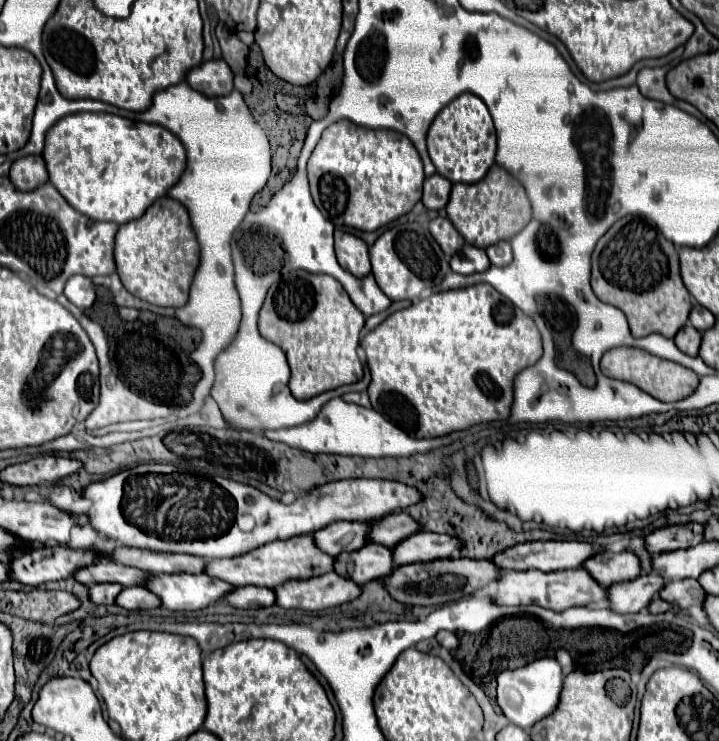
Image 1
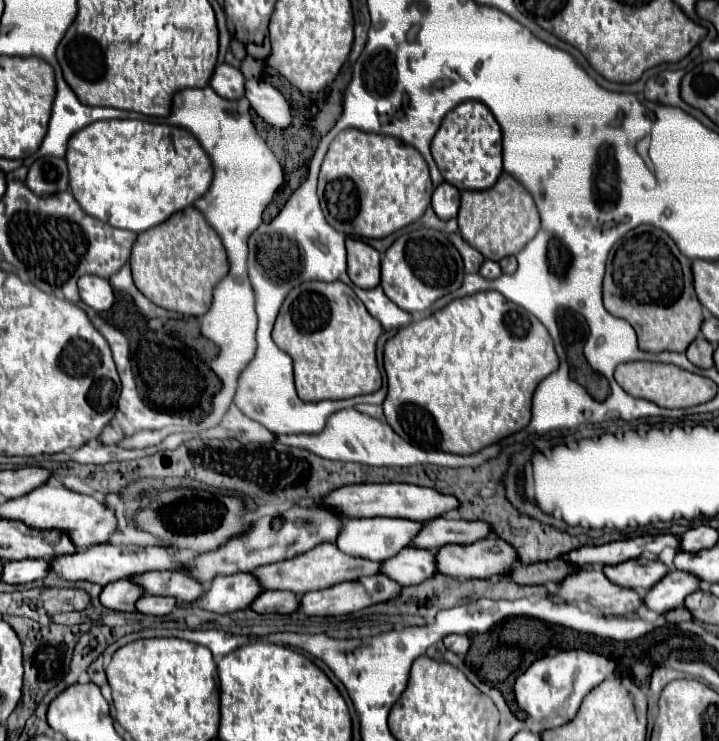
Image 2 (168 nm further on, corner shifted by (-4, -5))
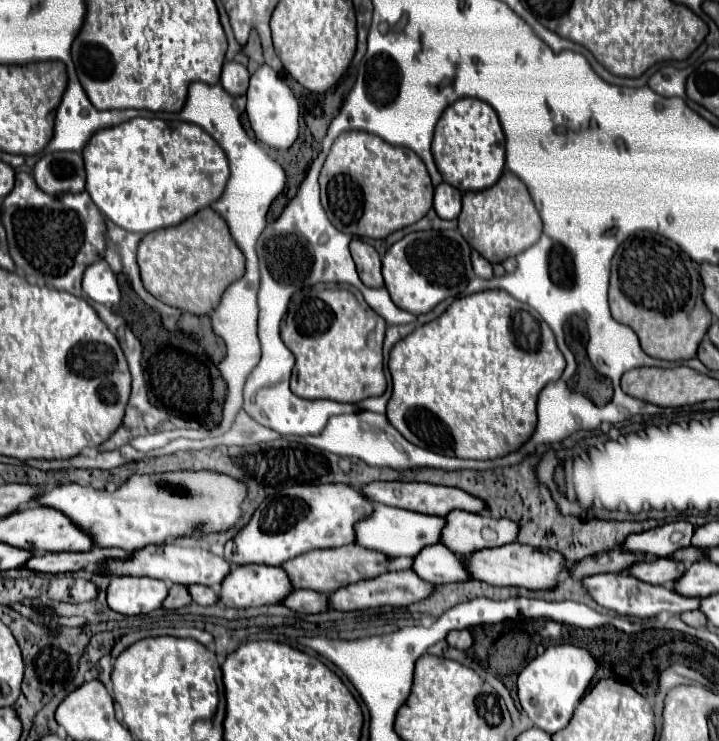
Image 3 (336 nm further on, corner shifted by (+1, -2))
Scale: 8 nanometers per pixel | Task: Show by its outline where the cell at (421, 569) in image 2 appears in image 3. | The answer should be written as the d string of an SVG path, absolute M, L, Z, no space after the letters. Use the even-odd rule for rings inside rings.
M437 543L435 547L427 547L427 551L421 551L415 557L413 569L421 579L427 579L435 585L465 583L473 579L463 563L463 557L455 555L443 543Z

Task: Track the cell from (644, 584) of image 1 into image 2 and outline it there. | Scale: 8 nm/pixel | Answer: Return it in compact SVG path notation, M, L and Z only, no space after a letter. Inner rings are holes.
M670 570L656 586L652 586L642 602L648 610L654 610L658 614L664 614L666 610L672 610L676 606L684 604L684 598L700 588L700 580L694 578L688 572Z

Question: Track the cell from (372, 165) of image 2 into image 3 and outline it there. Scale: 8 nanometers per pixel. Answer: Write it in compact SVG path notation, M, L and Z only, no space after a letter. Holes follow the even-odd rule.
M349 131L335 139L327 155L327 161L321 169L319 185L321 185L321 203L327 217L339 231L349 233L353 237L385 239L393 231L417 223L433 207L433 185L425 169L425 163L411 149L389 145L381 137L375 137L365 131Z

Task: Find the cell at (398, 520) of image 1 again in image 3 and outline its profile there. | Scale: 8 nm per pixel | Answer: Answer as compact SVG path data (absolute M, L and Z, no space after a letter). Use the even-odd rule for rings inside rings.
M455 509L447 515L447 527L443 529L443 543L457 551L457 555L471 555L487 547L501 547L515 543L519 525L511 519L493 519L489 515L467 513Z

